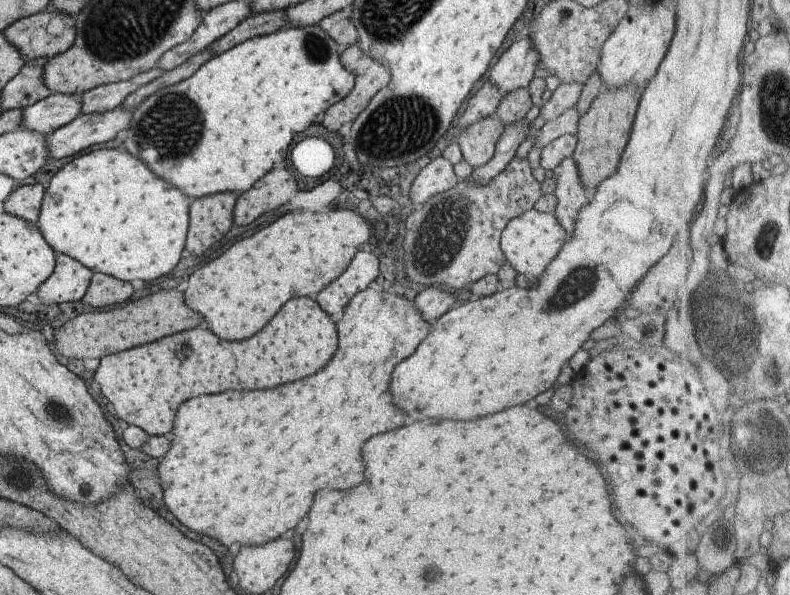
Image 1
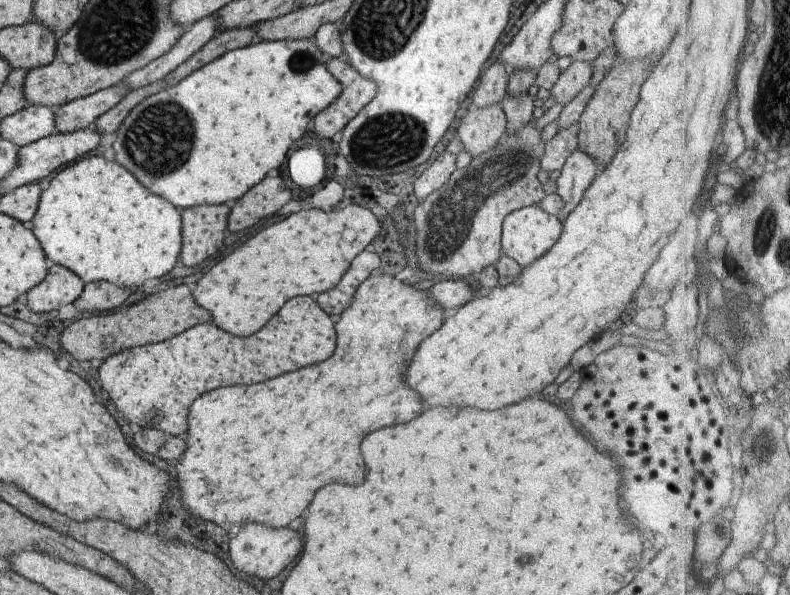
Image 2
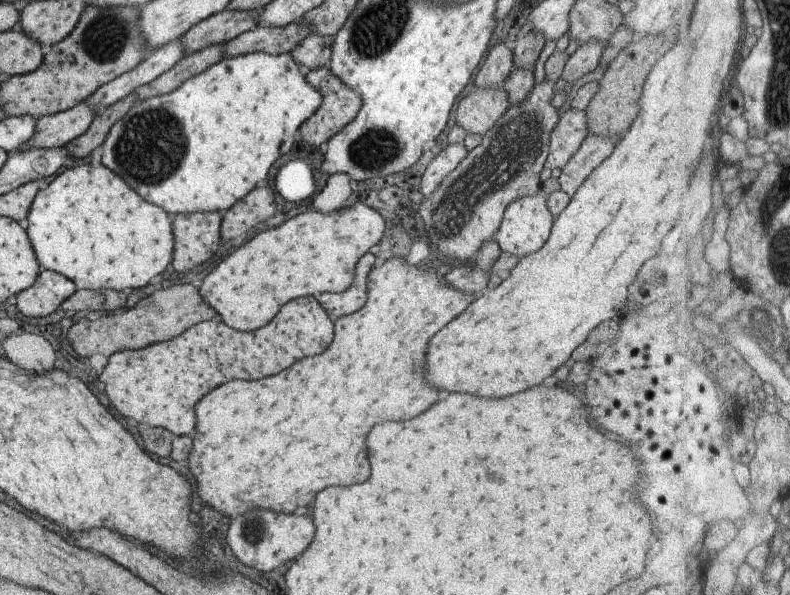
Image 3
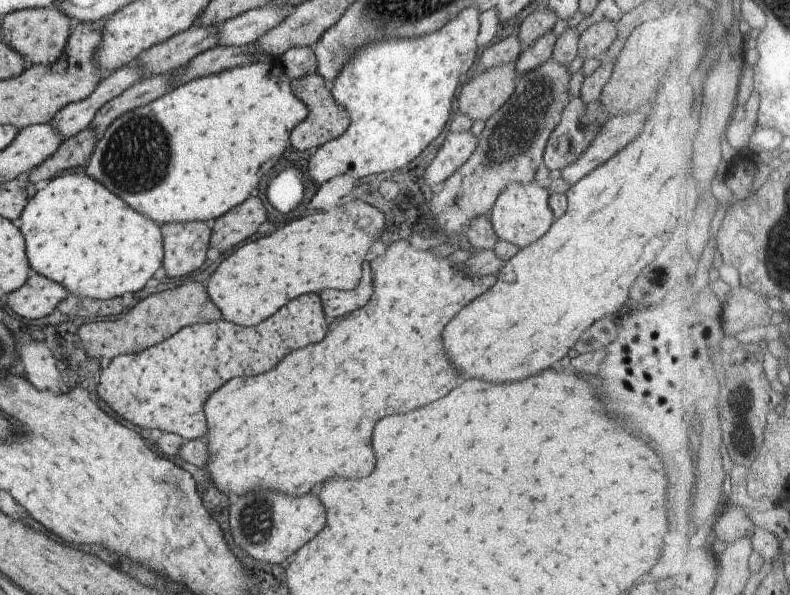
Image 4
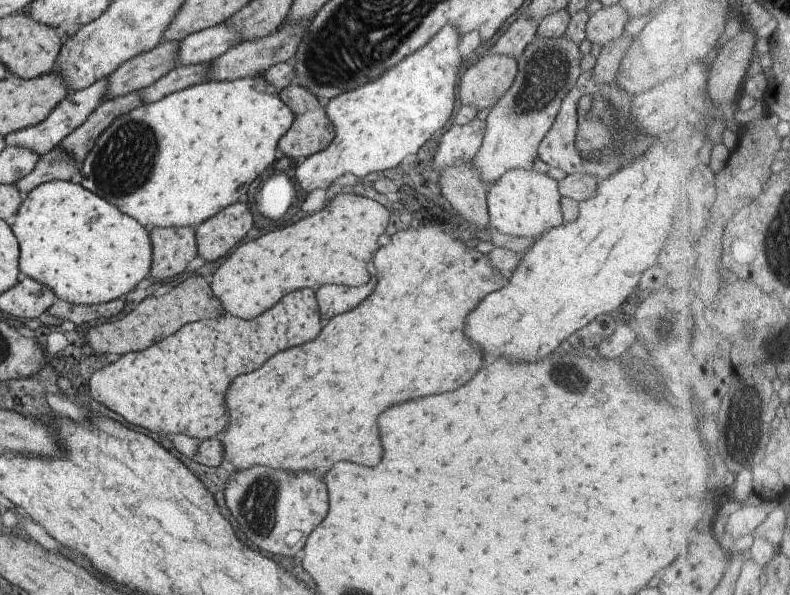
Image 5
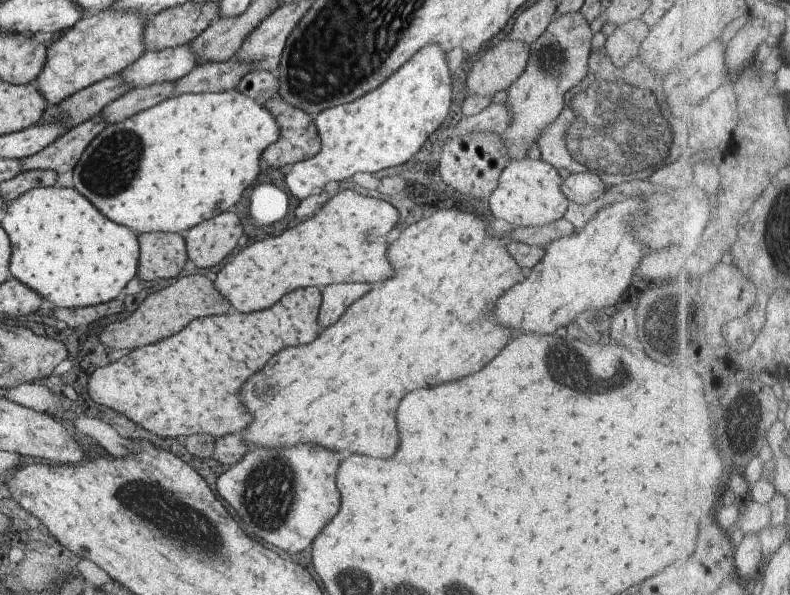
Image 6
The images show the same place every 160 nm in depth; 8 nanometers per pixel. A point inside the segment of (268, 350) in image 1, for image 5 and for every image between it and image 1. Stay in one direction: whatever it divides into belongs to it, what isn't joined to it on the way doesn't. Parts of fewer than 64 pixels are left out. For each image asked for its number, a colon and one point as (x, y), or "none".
2: (152, 385)
3: (158, 385)
4: (163, 388)
5: (175, 386)

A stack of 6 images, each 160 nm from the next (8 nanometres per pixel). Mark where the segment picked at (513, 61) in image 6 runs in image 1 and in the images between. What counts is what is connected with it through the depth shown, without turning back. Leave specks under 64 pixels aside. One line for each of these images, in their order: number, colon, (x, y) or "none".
1: (476, 141)
2: (479, 129)
3: (480, 108)
4: (479, 98)
5: (483, 83)

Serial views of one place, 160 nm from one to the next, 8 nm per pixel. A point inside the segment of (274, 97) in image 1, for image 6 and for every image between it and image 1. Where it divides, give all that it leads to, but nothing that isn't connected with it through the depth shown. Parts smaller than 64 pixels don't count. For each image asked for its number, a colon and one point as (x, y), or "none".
2: (206, 140)
3: (200, 148)
4: (218, 135)
5: (175, 162)
6: (167, 168)

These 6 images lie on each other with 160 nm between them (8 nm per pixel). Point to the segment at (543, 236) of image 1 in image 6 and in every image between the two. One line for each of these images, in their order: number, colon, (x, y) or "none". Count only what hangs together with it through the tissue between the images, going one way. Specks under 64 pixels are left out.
2: (526, 234)
3: (526, 223)
4: (520, 215)
5: (525, 203)
6: (528, 194)

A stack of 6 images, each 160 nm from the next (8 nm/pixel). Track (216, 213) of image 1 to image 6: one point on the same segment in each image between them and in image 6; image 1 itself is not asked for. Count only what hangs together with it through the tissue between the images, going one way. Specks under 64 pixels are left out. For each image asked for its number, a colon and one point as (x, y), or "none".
2: (202, 227)
3: (196, 236)
4: (184, 245)
5: (172, 248)
6: (161, 255)

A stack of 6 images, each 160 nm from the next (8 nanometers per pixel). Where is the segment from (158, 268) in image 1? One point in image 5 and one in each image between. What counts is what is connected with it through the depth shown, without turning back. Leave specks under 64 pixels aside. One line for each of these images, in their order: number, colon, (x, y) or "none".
2: (94, 218)
3: (88, 226)
4: (76, 233)
5: (82, 248)

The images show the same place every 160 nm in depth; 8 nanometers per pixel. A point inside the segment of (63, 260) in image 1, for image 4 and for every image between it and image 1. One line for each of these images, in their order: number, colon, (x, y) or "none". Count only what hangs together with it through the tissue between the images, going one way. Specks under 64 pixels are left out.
2: (60, 286)
3: (50, 289)
4: (38, 296)

